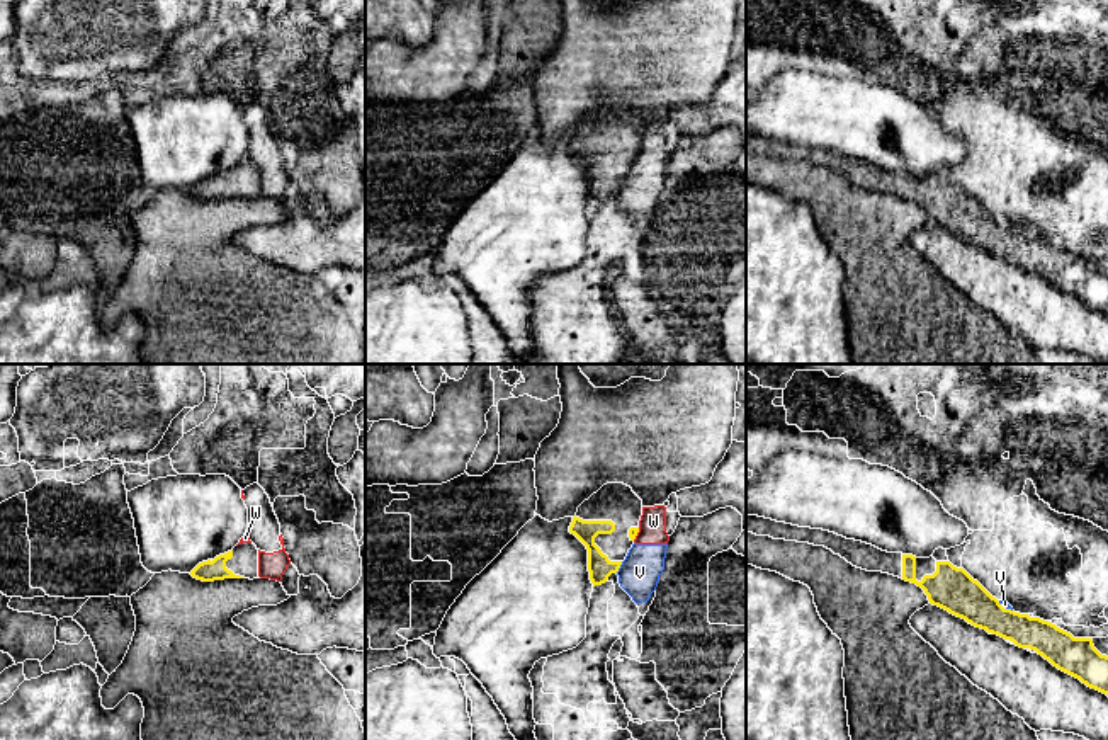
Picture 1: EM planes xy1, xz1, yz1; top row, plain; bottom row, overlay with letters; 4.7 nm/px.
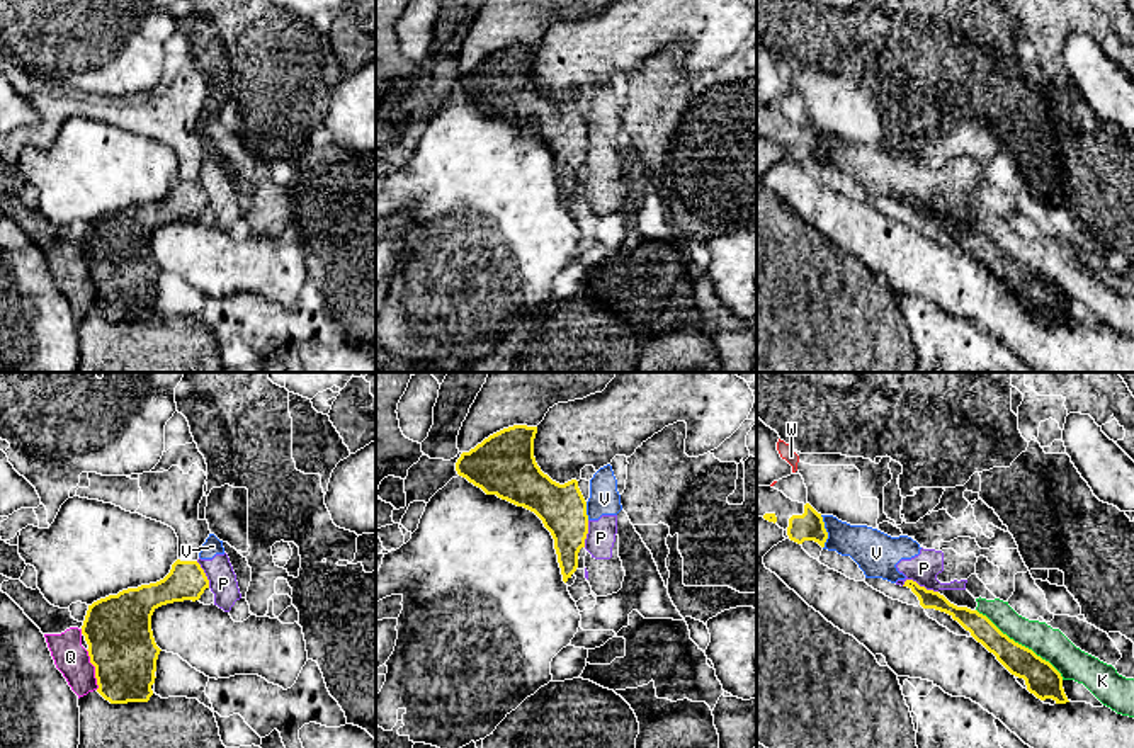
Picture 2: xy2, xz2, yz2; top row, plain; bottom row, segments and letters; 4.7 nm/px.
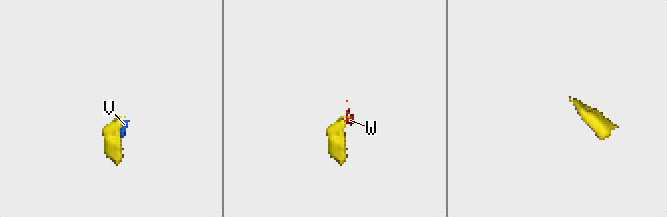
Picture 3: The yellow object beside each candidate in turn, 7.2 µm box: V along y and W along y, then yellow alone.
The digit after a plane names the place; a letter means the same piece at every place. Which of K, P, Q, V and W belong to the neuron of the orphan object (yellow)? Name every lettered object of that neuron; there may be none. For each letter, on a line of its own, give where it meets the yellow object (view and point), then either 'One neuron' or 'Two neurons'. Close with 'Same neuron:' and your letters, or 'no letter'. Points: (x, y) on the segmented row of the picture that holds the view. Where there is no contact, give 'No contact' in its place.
K: Touches yellow at yz2 (1020, 645). Two neurons
P: Touches yellow at yz2 (918, 585). Two neurons
Q: Touches yellow at xy2 (96, 670). Two neurons
V: Touches yellow at yz2 (827, 532). Two neurons
W: Touches yellow at xz1 (636, 535). Two neurons
Same neuron: no letter

